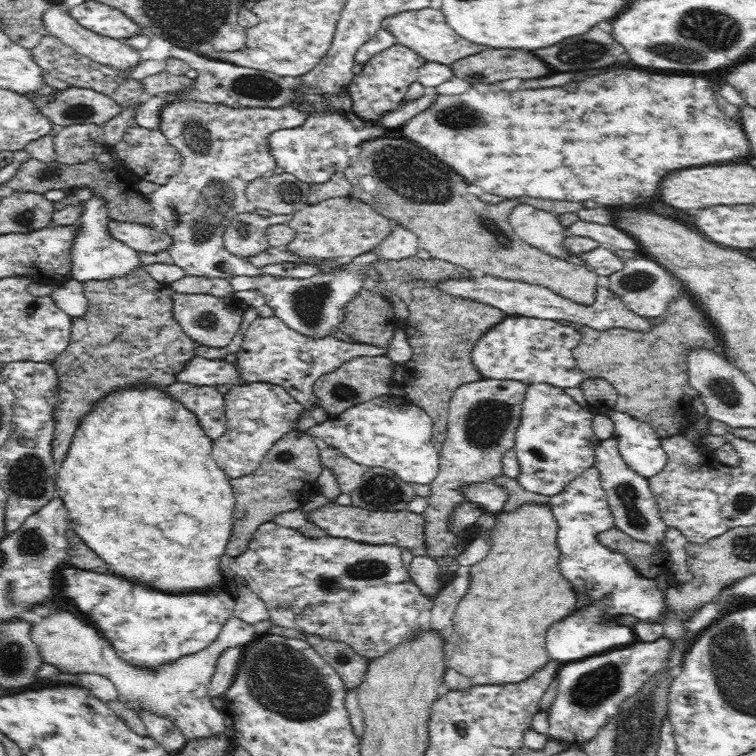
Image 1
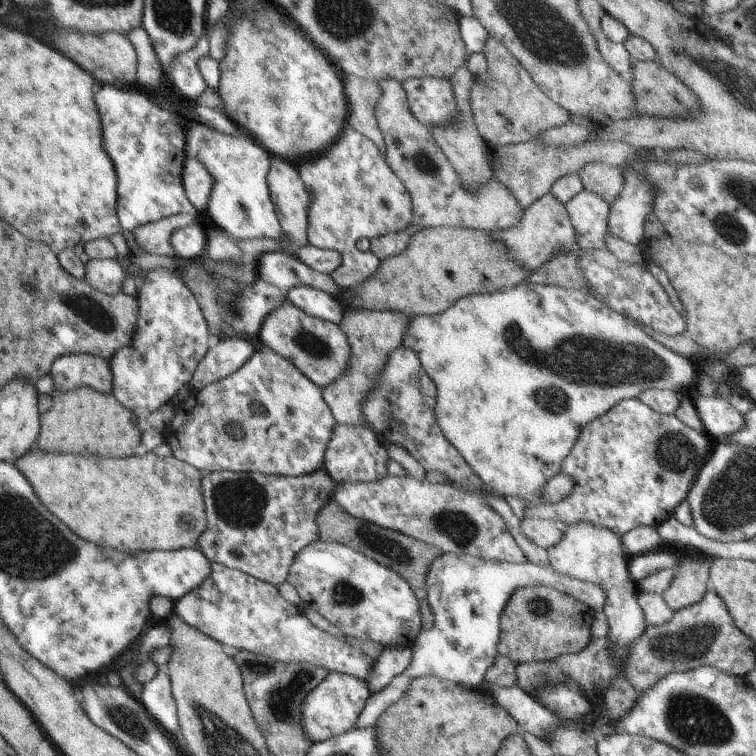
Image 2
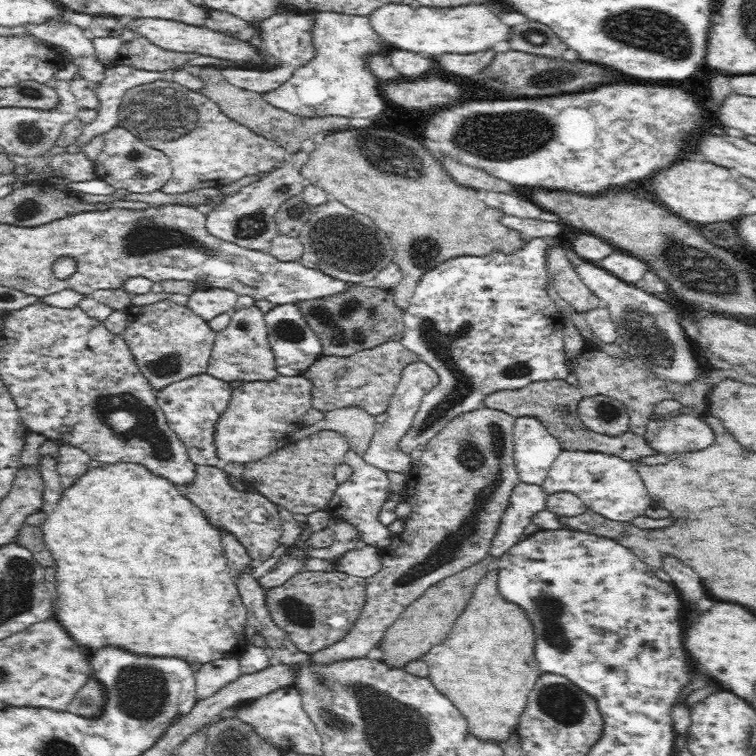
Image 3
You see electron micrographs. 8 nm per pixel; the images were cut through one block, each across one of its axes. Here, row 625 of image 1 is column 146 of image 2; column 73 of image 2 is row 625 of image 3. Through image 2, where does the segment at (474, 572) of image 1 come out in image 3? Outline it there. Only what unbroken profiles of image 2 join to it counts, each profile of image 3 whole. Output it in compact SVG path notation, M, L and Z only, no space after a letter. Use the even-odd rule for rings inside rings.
M488 572L456 619L452 632L419 658L428 666L427 679L436 692L450 700L466 720L466 730L479 743L502 748L517 730L528 694L540 678L534 662L534 638L518 608L504 602L495 588L495 572Z

